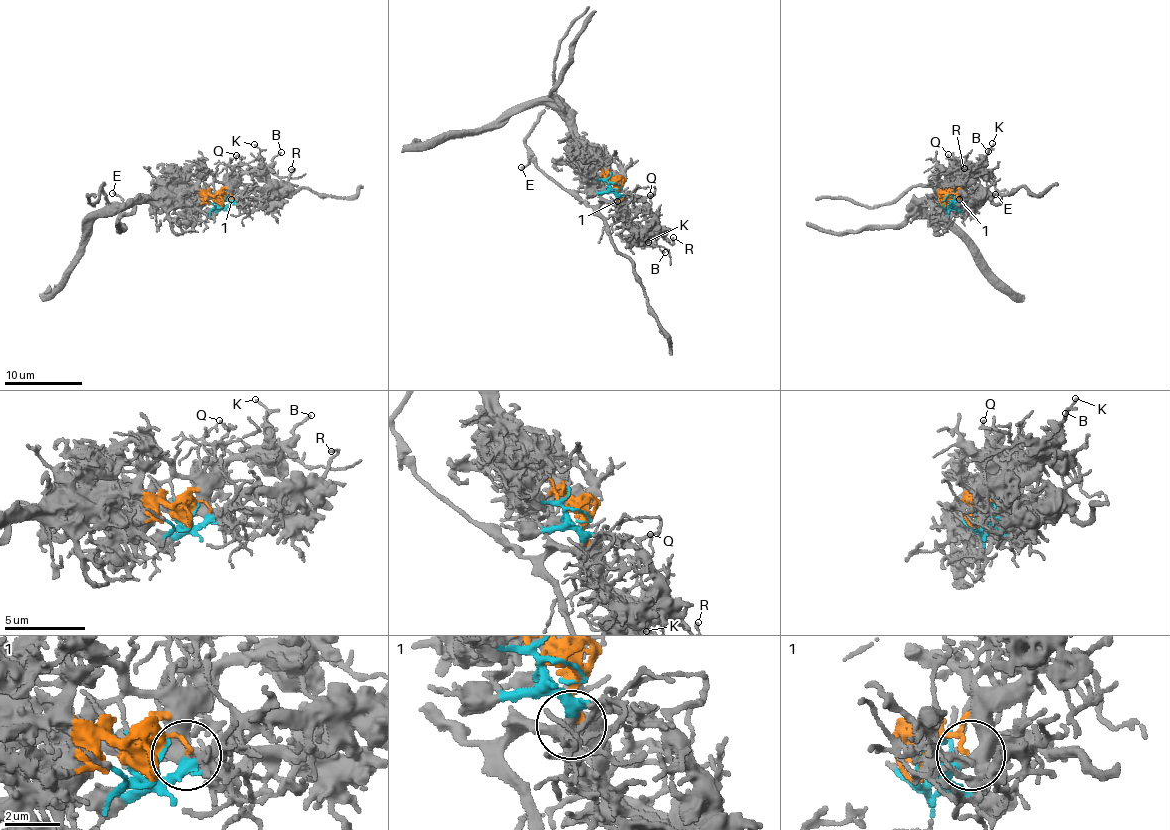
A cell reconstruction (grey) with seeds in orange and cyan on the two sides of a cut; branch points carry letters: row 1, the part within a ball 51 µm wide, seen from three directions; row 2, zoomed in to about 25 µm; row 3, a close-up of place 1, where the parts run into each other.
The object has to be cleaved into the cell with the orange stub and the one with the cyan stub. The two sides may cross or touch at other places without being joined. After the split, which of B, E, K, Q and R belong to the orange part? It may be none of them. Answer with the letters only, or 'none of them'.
none of them

